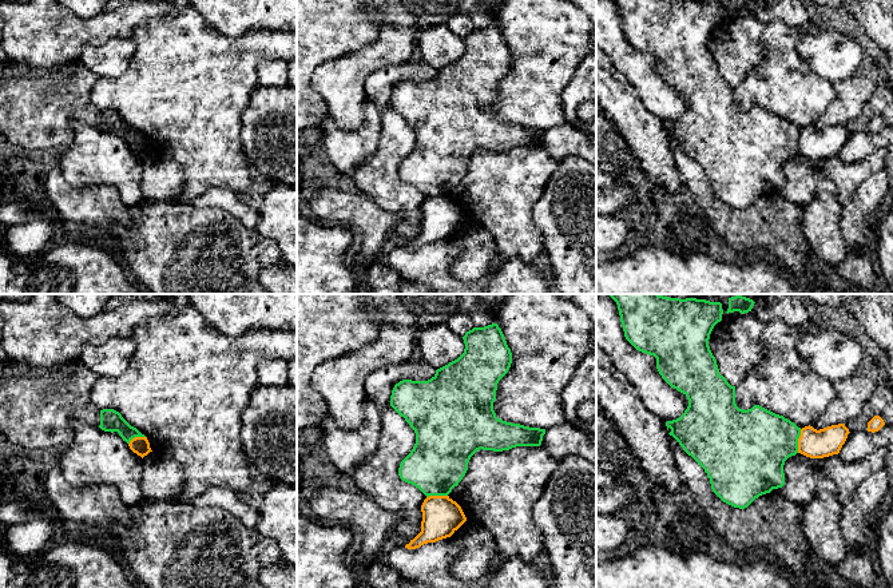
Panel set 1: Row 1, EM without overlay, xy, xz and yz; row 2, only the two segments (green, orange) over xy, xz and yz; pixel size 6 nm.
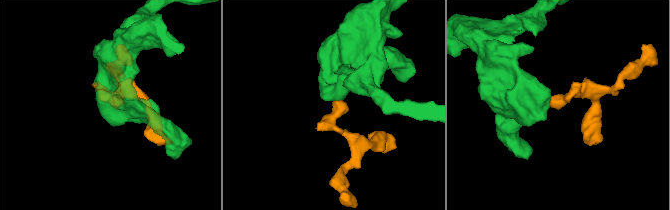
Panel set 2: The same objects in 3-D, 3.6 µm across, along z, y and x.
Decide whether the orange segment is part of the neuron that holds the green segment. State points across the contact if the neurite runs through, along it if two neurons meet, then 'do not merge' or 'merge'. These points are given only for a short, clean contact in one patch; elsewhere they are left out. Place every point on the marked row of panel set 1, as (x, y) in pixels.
do not merge

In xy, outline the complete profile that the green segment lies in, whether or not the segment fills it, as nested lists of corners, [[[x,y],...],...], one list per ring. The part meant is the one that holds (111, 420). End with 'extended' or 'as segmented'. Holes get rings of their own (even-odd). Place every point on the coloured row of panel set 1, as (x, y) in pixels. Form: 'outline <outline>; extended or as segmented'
outline [[[114,409],[100,410],[100,425],[99,428],[104,432],[118,432],[119,436],[130,444],[135,437],[146,437],[136,428],[131,426],[119,412]]]; as segmented

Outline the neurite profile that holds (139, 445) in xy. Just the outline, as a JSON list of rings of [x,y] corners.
[[[135,437],[130,441],[128,446],[134,453],[140,456],[142,458],[150,452],[152,452],[147,437]]]

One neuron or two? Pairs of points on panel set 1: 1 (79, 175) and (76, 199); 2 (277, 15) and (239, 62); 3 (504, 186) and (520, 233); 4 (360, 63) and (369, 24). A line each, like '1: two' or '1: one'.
1: two
2: two
3: one
4: two

